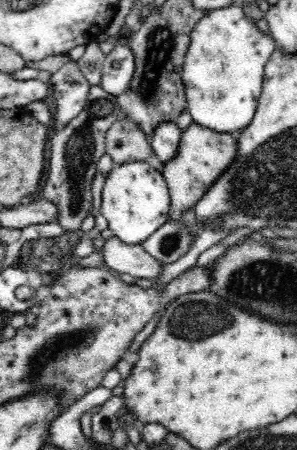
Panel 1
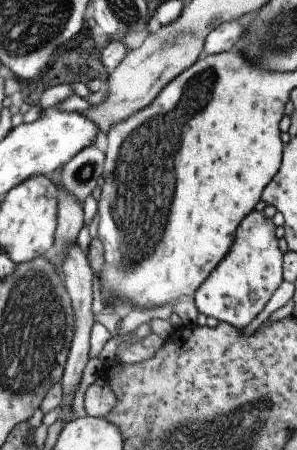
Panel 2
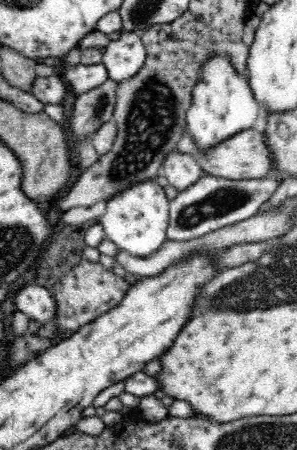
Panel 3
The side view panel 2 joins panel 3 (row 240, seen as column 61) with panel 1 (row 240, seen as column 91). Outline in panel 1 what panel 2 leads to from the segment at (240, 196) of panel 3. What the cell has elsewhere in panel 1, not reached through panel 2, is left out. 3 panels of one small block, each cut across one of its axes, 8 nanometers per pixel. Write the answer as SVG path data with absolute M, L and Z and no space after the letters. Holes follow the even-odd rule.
M172 222L160 226L148 240L142 242L146 254L150 254L160 266L176 264L190 250L190 238L186 226L178 228Z

